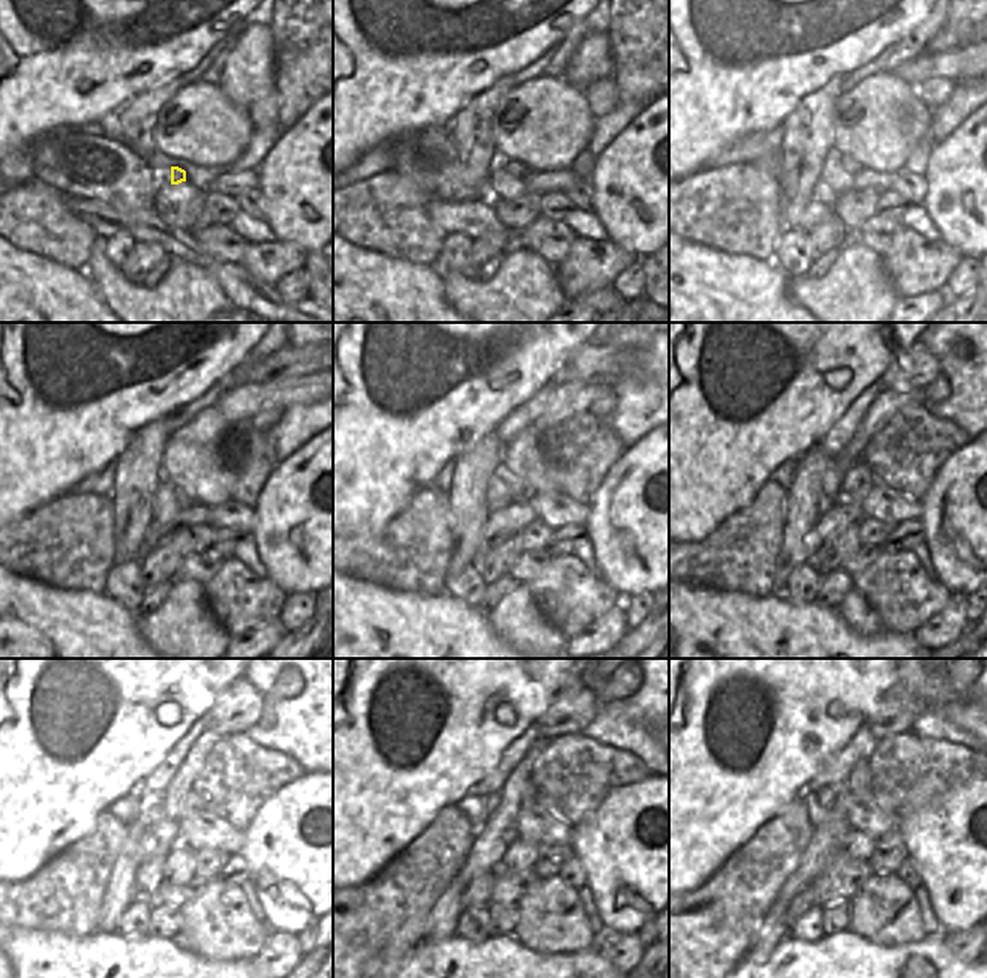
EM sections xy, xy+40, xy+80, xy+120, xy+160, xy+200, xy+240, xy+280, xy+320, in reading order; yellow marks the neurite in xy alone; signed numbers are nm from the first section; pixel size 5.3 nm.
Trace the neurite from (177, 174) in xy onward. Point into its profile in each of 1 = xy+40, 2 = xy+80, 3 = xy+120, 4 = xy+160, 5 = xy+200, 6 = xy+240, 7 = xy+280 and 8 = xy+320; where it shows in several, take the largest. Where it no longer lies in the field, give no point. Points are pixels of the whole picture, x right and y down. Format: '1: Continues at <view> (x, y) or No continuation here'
1: Continues at xy+40 (513, 168)
2: Continues at xy+80 (849, 164)
3: Continues at xy+120 (182, 500)
4: Continues at xy+160 (519, 489)
5: Continues at xy+200 (857, 480)
6: Continues at xy+240 (191, 803)
7: Continues at xy+280 (528, 795)
8: Continues at xy+320 (858, 779)

